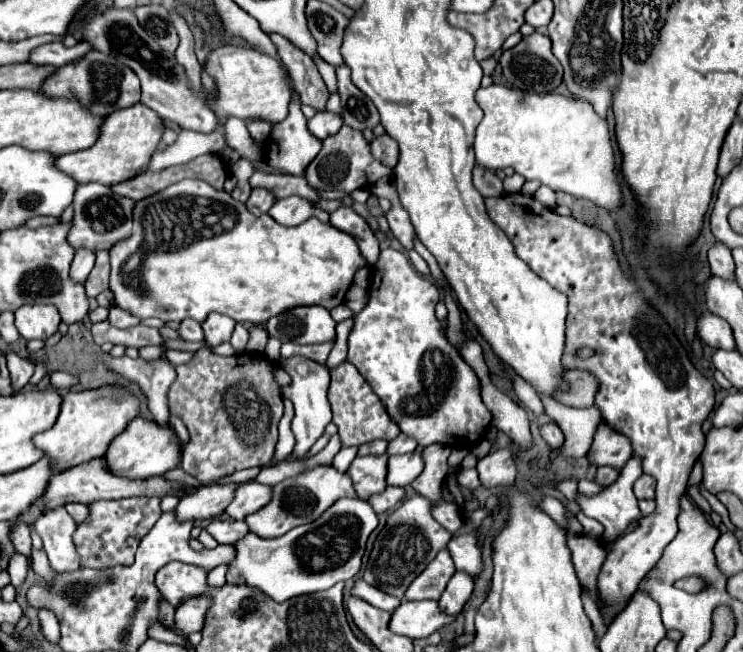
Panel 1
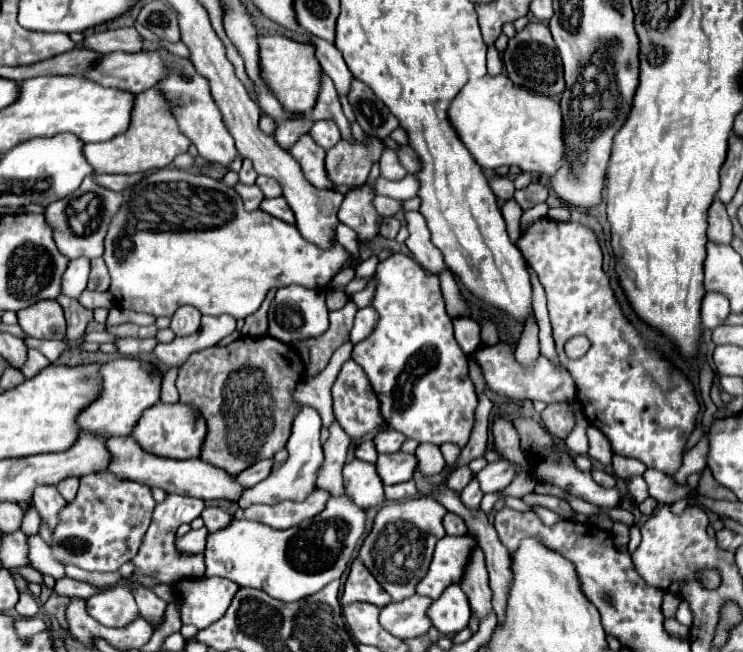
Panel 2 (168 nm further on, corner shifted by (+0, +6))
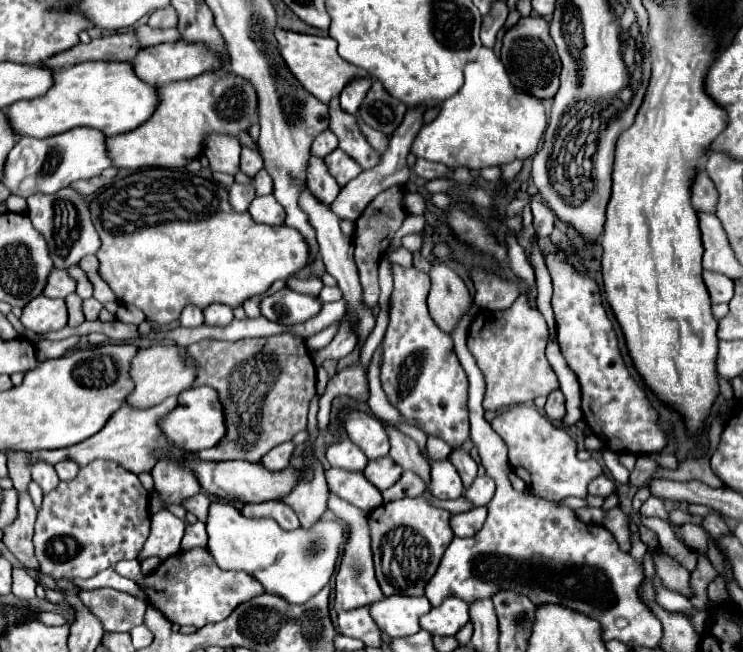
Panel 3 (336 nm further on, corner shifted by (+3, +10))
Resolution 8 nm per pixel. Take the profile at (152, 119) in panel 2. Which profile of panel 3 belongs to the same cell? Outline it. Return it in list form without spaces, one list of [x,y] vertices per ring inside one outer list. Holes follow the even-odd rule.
[[[204,73],[192,79],[174,81],[164,87],[160,87],[160,105],[156,113],[134,131],[108,137],[108,151],[112,153],[112,161],[116,167],[124,169],[144,169],[144,167],[166,167],[166,169],[178,169],[186,167],[192,159],[200,157],[204,147],[204,137],[208,133],[224,133],[238,137],[240,133],[248,131],[252,125],[258,123],[256,113],[256,91],[252,89],[250,81],[244,81],[244,77],[236,77],[236,73]]]

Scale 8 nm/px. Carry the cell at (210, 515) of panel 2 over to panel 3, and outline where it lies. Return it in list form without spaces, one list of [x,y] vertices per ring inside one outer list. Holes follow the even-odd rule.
[[[198,493],[196,497],[190,497],[188,501],[184,501],[184,509],[190,511],[190,513],[194,513],[200,521],[206,521],[206,517],[208,517],[208,505],[210,505],[210,499],[204,493]]]

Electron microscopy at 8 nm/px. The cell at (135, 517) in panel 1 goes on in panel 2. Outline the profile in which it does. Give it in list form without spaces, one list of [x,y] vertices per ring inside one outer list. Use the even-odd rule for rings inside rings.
[[[111,473],[85,475],[75,501],[59,513],[59,525],[53,531],[53,557],[85,571],[117,571],[137,555],[155,505],[151,489],[143,485],[121,481]]]

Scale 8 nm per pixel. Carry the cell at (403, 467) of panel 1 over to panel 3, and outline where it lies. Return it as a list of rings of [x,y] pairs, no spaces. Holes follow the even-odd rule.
[[[380,457],[376,461],[370,461],[364,469],[364,477],[380,491],[392,487],[400,479],[400,475],[402,475],[400,465],[396,465],[390,457]]]

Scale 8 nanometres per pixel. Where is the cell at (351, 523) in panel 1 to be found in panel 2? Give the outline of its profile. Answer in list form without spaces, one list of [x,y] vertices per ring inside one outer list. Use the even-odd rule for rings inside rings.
[[[345,493],[331,497],[319,515],[287,531],[277,531],[255,521],[233,519],[229,527],[207,537],[205,575],[225,577],[235,581],[239,587],[261,589],[273,599],[285,603],[299,601],[321,591],[327,583],[339,579],[347,571],[355,555],[357,541],[365,533],[365,521],[367,513],[359,509]]]

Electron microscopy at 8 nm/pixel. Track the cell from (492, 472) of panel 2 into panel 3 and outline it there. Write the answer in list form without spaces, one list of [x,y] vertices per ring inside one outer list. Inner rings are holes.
[[[488,475],[476,477],[476,481],[464,489],[462,495],[472,503],[472,507],[482,507],[494,497],[494,481]]]

